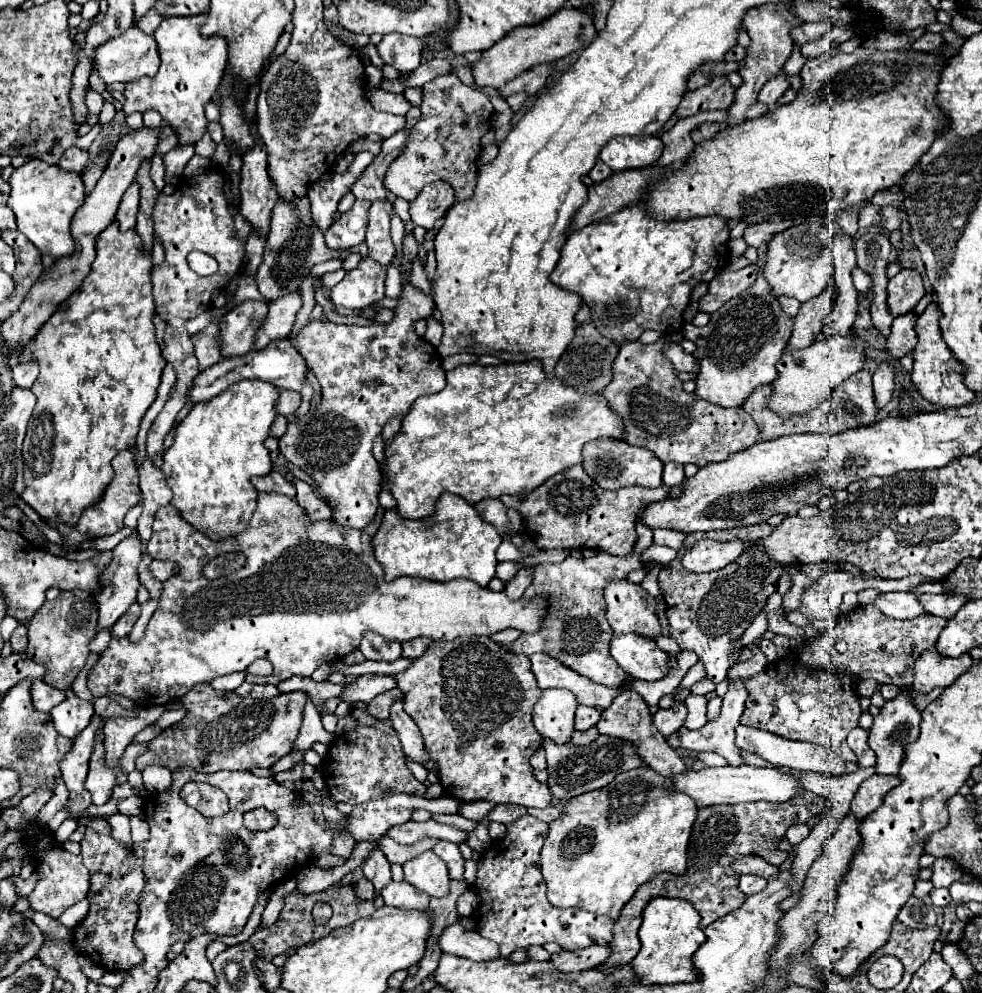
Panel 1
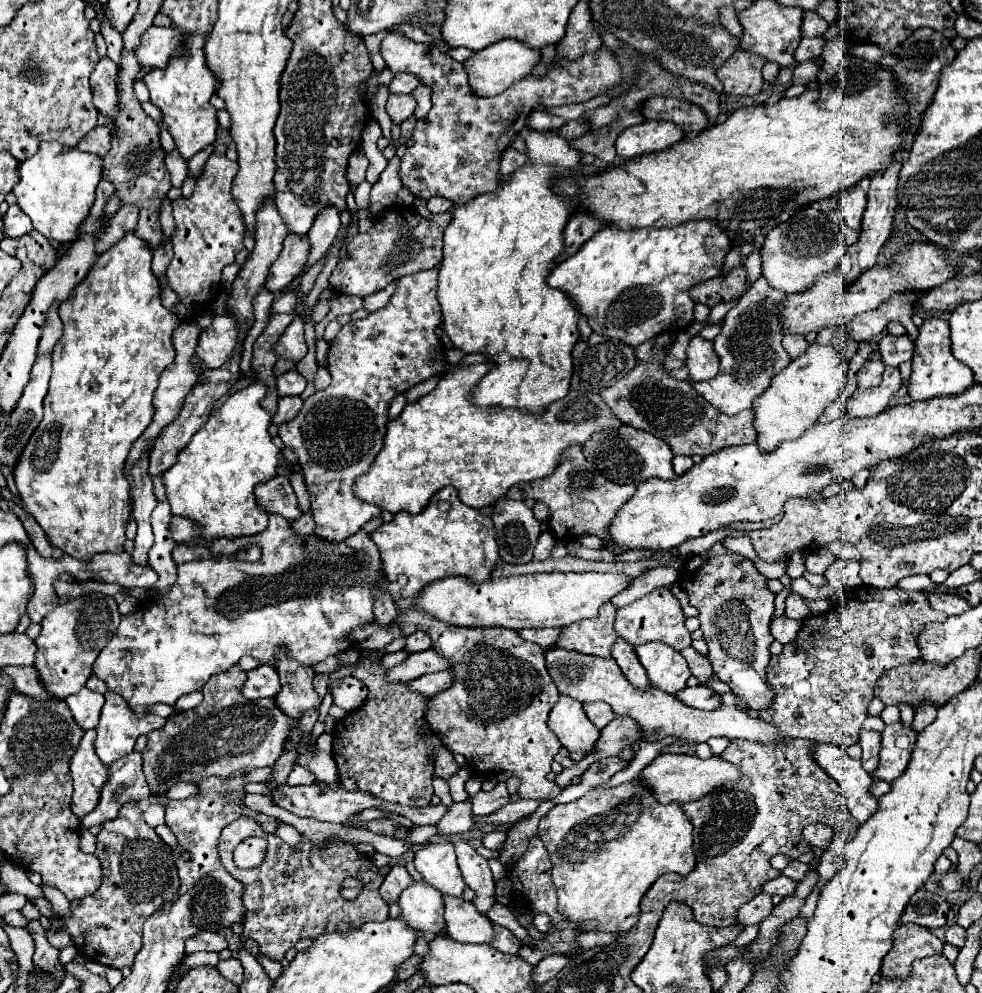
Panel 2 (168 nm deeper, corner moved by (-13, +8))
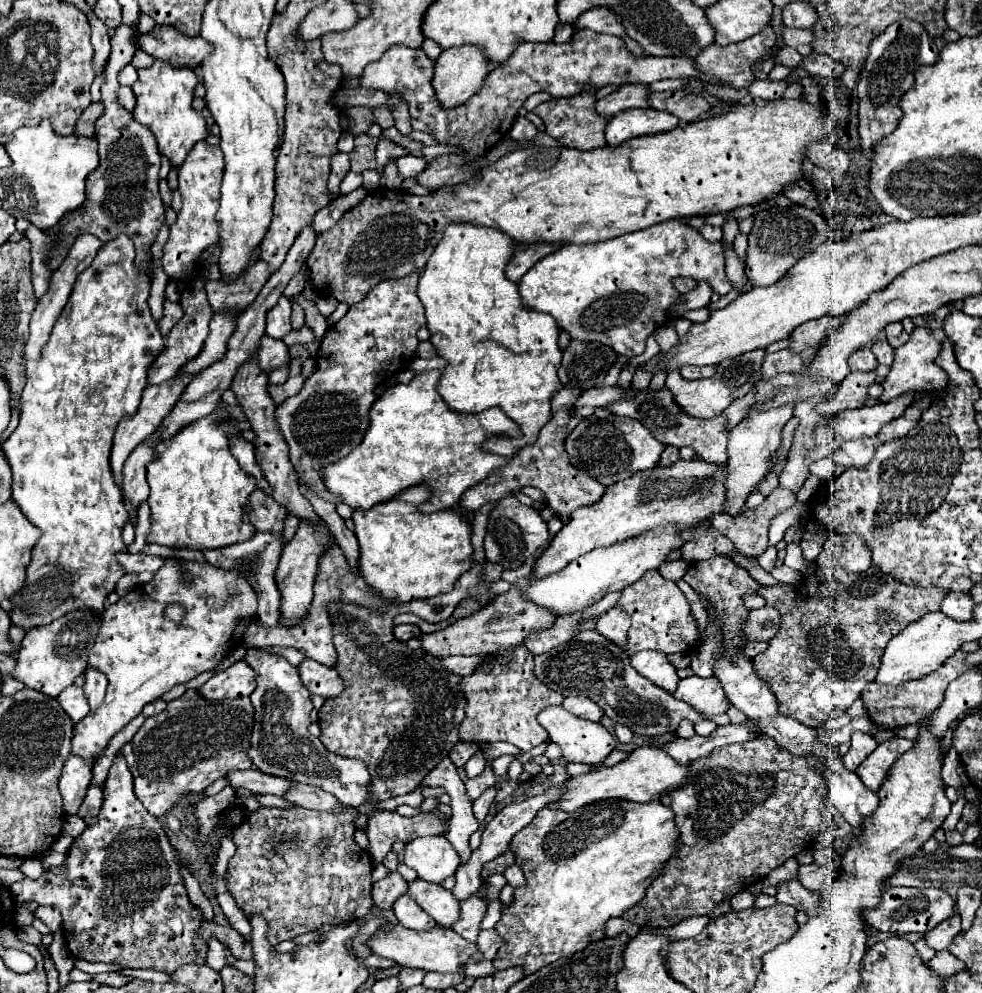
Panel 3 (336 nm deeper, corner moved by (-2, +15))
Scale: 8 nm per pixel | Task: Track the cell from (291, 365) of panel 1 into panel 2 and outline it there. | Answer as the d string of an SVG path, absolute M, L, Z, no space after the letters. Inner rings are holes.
M295 316L295 320L285 328L285 332L281 334L275 352L281 358L291 358L295 362L299 362L305 354L307 354L307 344L305 344L305 336L303 336L303 318Z

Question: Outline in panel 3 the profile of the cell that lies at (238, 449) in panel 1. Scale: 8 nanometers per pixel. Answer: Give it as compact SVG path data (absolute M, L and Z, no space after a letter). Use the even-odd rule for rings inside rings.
M218 405L210 415L180 429L168 443L160 443L158 461L148 465L148 503L152 509L148 543L202 551L246 541L256 533L248 521L242 521L244 505L252 489L256 489L256 479L240 469L230 451L230 437L242 437L242 431L232 421L236 419Z

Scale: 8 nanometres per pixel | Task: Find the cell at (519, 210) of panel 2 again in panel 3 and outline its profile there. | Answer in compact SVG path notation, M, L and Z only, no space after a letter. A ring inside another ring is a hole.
M450 223L444 227L444 237L438 241L432 257L428 259L424 273L418 281L418 297L426 309L428 329L432 333L430 341L438 349L438 355L450 361L438 385L438 393L446 399L450 409L462 413L484 411L488 407L502 407L502 411L514 419L522 429L522 439L502 439L492 437L486 449L500 455L516 455L516 451L538 437L538 431L552 419L550 399L562 389L558 381L558 369L562 361L562 351L558 347L558 325L548 313L532 311L524 307L518 285L506 277L506 265L522 245L510 235L500 233L492 227L480 227L470 223Z

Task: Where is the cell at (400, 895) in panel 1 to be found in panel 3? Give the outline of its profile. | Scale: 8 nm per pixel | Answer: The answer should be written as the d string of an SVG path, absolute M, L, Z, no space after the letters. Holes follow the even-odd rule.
M404 893L402 897L398 897L394 901L394 907L392 907L400 925L404 925L408 929L416 929L416 931L432 929L436 925L436 921L432 921L432 917L408 895L410 893Z

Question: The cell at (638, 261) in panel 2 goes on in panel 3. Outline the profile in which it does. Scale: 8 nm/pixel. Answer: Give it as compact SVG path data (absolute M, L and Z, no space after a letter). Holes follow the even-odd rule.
M682 219L664 221L648 229L640 229L616 239L584 243L584 245L562 245L556 253L540 259L522 279L520 279L520 297L524 305L534 311L550 313L560 329L566 329L572 339L580 341L600 341L610 345L616 353L626 357L636 357L644 353L644 339L666 325L668 309L676 303L678 291L672 285L672 279L678 275L692 277L696 281L708 281L718 295L726 295L732 289L724 273L724 247L722 243L712 243L700 235L700 231L686 225Z

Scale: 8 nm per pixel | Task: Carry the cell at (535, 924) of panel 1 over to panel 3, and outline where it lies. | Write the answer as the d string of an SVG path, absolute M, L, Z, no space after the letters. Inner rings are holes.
M482 929L478 939L476 939L476 945L484 953L484 957L494 959L496 951L500 949L500 945L504 945L504 939L498 935L496 929Z

